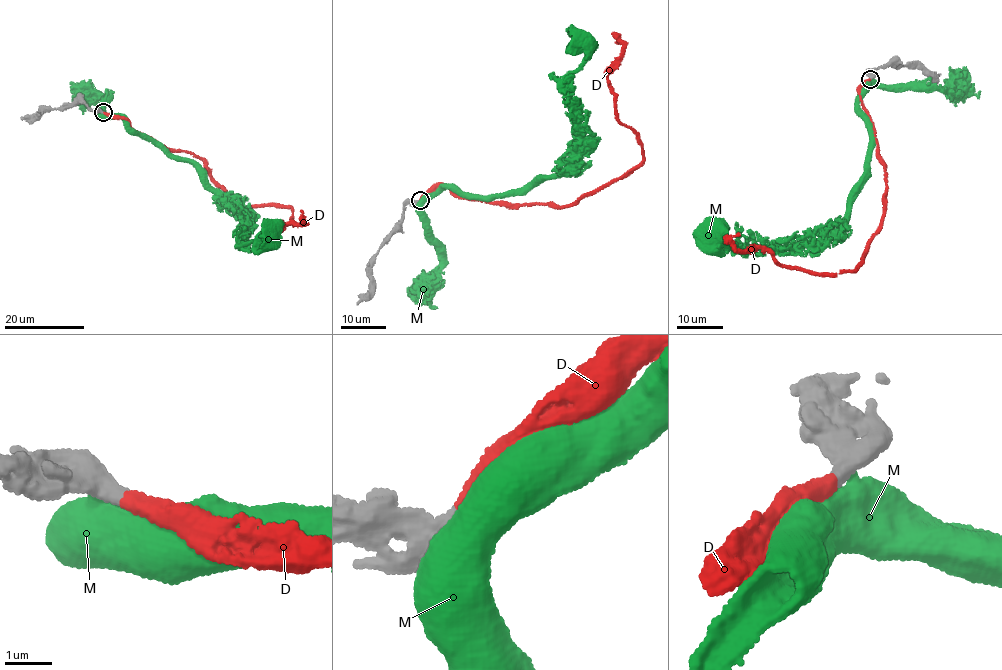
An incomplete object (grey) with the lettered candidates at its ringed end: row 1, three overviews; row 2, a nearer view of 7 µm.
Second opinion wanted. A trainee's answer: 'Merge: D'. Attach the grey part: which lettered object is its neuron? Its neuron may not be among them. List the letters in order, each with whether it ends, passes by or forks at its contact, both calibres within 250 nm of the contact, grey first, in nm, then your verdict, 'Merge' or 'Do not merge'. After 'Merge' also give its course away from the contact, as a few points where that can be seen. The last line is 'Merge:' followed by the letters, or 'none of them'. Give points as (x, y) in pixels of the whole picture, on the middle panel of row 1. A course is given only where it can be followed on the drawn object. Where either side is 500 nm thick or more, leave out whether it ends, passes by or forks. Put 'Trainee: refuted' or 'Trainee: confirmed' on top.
Trainee: confirmed
D: It ends there. Thickness 420 nm (grey) against 400 nm. Merge. Its course: (419, 201), (442, 185), (558, 209), (622, 179), (643, 149), (616, 117), (616, 43)
M: Thickness 700 nm (grey) against 650 nm. Do not merge
Merge: D

